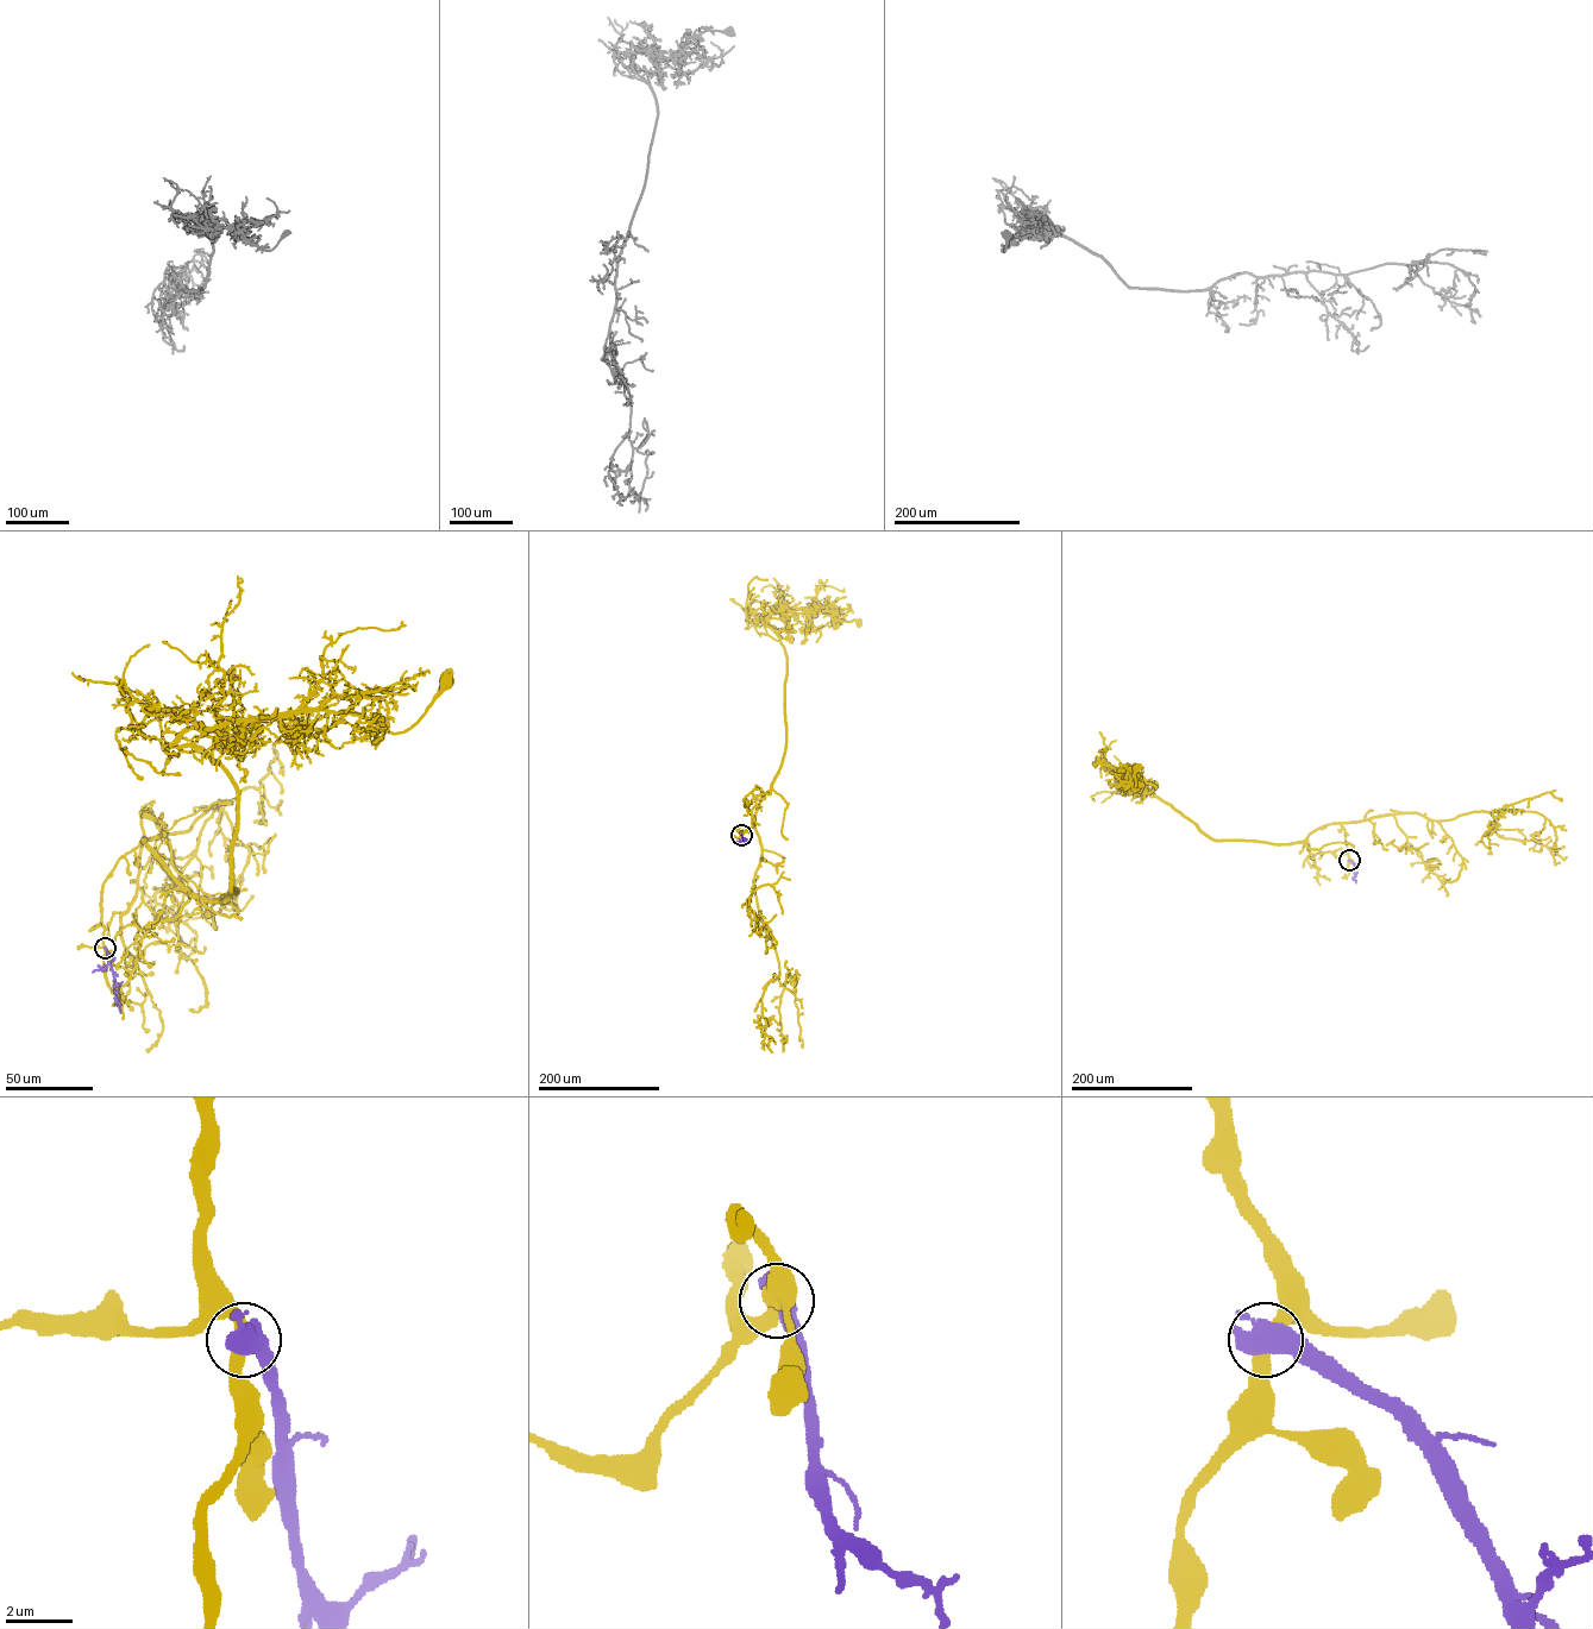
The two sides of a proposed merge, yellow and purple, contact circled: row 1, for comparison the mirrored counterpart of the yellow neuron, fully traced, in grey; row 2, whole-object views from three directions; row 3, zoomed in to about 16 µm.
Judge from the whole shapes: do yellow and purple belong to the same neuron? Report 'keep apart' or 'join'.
keep apart

